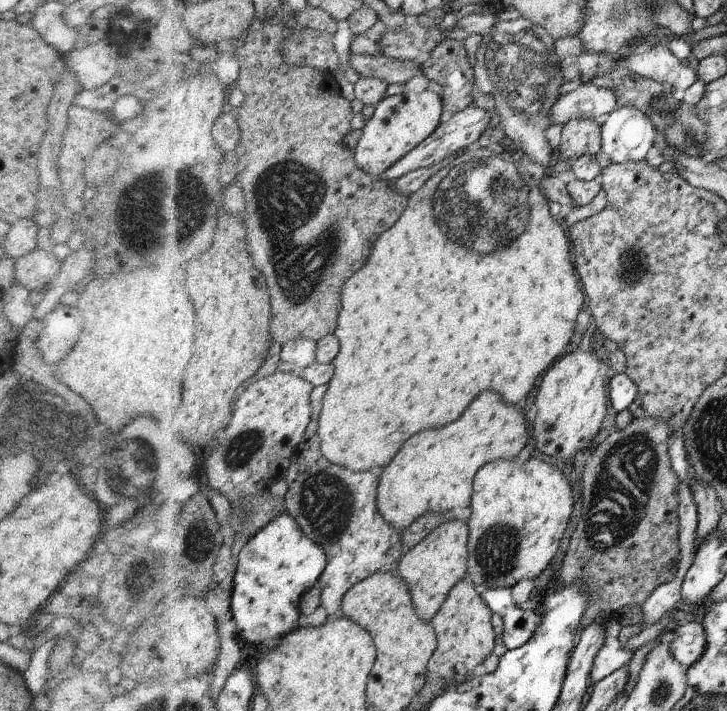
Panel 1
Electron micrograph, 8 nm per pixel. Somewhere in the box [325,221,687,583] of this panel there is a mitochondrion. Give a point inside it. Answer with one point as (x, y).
(623, 490)

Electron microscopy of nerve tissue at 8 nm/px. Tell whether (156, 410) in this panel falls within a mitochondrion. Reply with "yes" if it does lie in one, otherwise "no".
no

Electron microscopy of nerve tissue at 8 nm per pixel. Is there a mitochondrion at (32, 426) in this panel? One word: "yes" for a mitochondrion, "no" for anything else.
yes

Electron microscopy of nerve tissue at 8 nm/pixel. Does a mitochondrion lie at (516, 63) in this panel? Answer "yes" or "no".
yes

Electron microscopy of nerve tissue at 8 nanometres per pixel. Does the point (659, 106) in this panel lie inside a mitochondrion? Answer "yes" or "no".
yes

